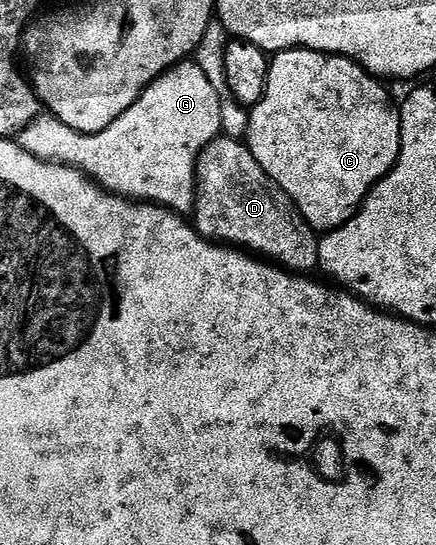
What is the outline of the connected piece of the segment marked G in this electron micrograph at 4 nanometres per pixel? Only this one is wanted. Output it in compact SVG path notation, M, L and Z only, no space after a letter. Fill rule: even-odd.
M183 61L164 72L155 83L150 83L144 89L144 93L132 104L119 119L112 121L112 125L108 125L108 129L104 129L95 135L81 135L76 129L72 129L68 125L64 125L59 119L54 118L49 113L43 113L38 116L36 121L32 121L17 136L17 143L23 147L28 153L32 153L37 159L43 159L46 163L63 163L66 167L75 167L78 171L83 171L85 175L90 176L99 187L109 191L111 195L121 195L122 198L131 201L141 201L143 203L157 203L159 207L169 207L171 211L178 212L179 215L186 217L193 212L194 209L194 174L196 173L196 165L200 153L205 149L213 139L219 138L223 134L221 127L221 99L217 95L216 89L212 87L208 81L207 74L200 69L200 65L194 61Z

